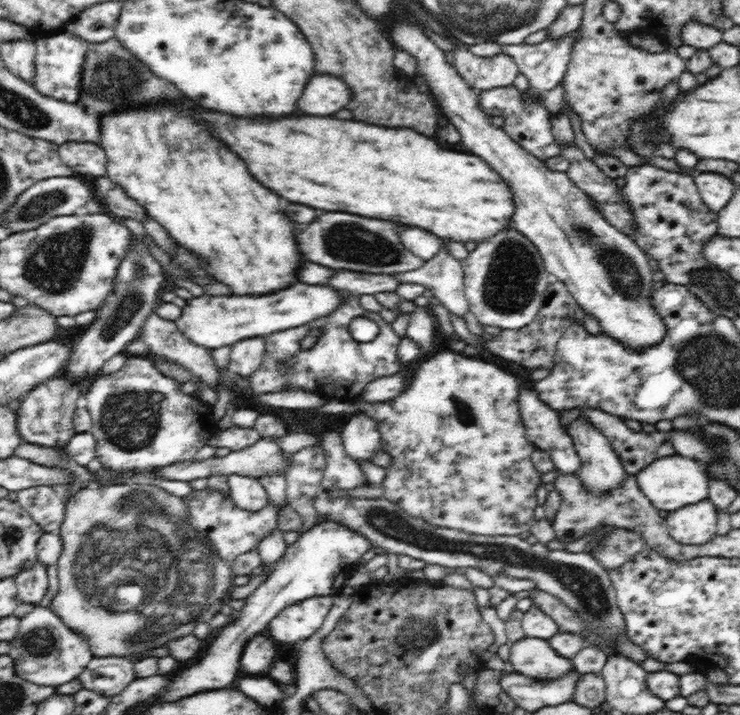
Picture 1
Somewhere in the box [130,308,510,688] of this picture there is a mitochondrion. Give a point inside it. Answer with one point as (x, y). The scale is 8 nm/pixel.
(416, 633)

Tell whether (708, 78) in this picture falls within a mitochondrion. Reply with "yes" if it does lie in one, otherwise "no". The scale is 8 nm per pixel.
no

